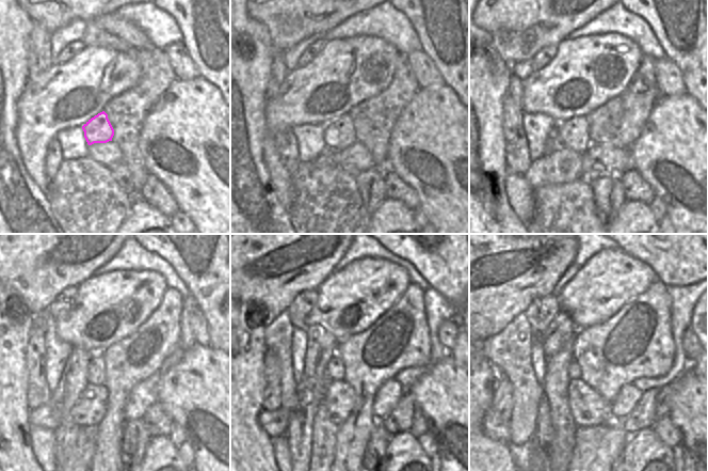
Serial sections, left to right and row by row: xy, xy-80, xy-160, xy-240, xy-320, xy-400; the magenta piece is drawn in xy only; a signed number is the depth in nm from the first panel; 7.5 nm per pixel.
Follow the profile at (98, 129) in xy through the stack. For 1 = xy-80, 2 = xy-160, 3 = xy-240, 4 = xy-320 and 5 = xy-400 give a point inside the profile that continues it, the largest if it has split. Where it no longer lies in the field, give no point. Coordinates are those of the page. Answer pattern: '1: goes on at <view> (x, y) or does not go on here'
1: goes on at xy-80 (338, 134)
2: goes on at xy-160 (575, 132)
3: goes on at xy-240 (97, 365)
4: goes on at xy-320 (335, 367)
5: goes on at xy-400 (574, 370)

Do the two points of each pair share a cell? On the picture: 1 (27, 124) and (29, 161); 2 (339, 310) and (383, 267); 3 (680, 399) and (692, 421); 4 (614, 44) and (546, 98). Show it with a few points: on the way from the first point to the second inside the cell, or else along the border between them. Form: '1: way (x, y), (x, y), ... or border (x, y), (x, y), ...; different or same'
1: border (30, 140), (33, 150), (43, 162); different
2: way (350, 300), (372, 278); same
3: way (686, 405), (692, 411), (692, 415); same
4: way (597, 57), (574, 77), (563, 82); same

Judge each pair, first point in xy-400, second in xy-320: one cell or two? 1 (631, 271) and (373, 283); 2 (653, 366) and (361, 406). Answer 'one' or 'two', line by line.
1: one
2: one

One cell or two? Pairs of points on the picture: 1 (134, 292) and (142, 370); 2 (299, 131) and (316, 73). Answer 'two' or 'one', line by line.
1: two
2: two

